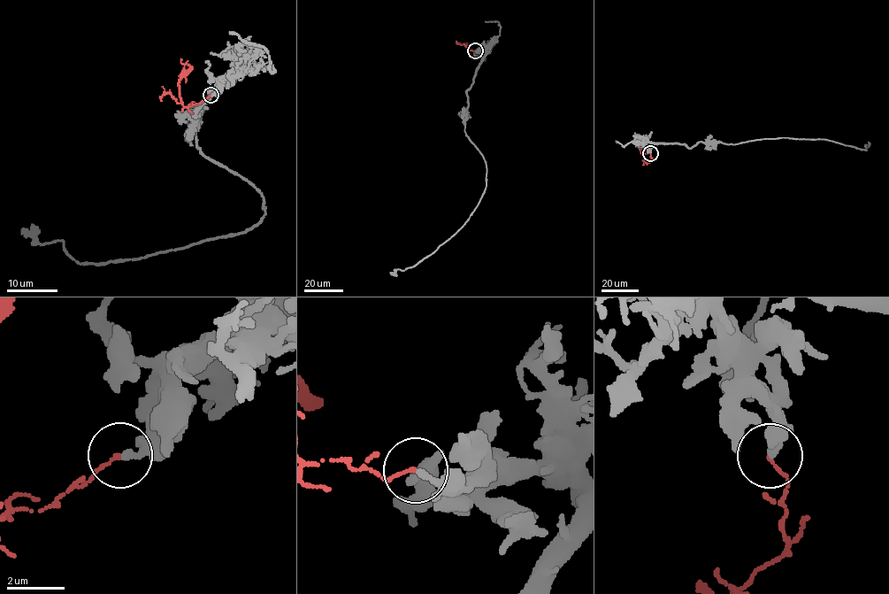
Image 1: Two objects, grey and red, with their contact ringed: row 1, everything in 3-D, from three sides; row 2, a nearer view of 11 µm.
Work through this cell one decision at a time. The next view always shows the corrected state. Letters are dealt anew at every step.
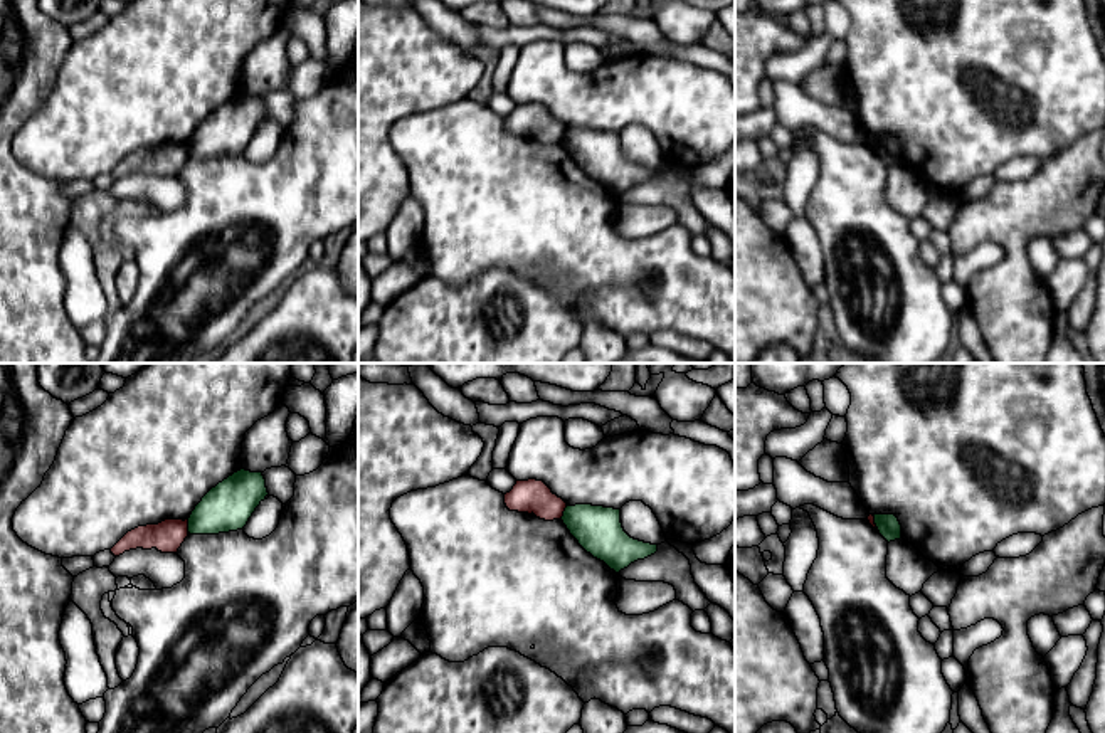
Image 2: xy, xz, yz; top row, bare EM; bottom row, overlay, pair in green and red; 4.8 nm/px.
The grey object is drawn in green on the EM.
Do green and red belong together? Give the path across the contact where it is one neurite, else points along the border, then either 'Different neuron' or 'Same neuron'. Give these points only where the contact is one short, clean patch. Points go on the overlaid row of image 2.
Boundary: xy (187, 520), (189, 532). Different neuron

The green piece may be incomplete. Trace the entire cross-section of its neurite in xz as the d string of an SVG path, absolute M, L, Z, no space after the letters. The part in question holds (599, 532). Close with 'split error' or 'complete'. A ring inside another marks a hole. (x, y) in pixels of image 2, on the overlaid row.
M575 504L565 508L562 521L587 553L616 573L658 551L658 545L634 540L624 531L621 509Z | complete

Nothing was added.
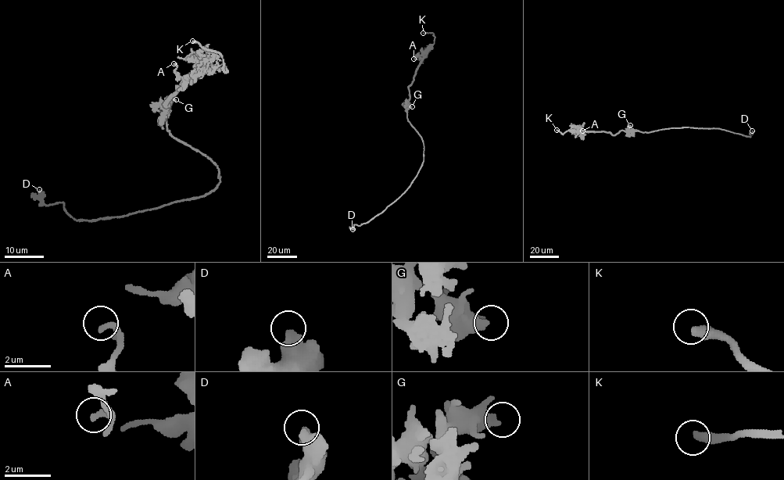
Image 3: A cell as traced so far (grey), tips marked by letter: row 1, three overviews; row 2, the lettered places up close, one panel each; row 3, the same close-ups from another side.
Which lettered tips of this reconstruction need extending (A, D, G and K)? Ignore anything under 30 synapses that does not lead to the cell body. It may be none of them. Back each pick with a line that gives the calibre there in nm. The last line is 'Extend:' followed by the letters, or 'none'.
K: 380 nm
Extend: K

